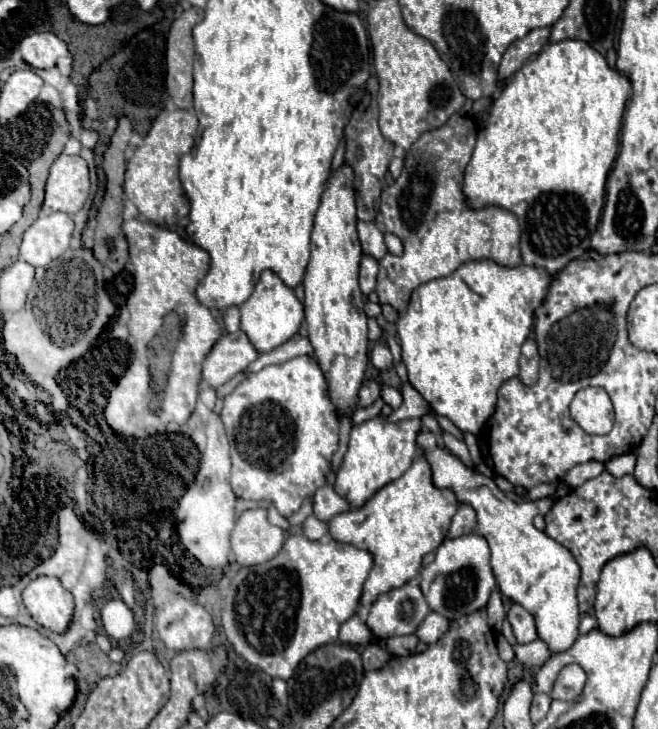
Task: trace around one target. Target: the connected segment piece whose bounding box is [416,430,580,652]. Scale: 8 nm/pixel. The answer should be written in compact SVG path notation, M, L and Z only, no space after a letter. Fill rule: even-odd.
M420 430L416 438L418 448L424 452L432 468L432 482L438 488L450 488L460 504L468 504L476 510L476 534L486 538L492 552L492 572L496 576L500 592L512 602L530 610L536 620L538 636L550 646L552 652L568 650L578 638L578 602L576 588L580 582L580 568L574 556L554 542L546 532L536 530L532 518L536 514L548 512L546 500L510 500L492 478L466 466L458 456L454 456L446 446L436 442L436 434L430 430ZM542 504L542 508L538 508Z

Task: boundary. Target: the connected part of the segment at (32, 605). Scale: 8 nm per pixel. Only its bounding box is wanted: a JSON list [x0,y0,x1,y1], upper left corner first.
[22,576,74,634]

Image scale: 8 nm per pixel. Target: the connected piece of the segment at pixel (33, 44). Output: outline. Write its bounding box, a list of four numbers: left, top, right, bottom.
[20,32,68,68]

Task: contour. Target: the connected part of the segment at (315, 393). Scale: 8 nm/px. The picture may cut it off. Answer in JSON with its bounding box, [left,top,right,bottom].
[222,356,340,518]

